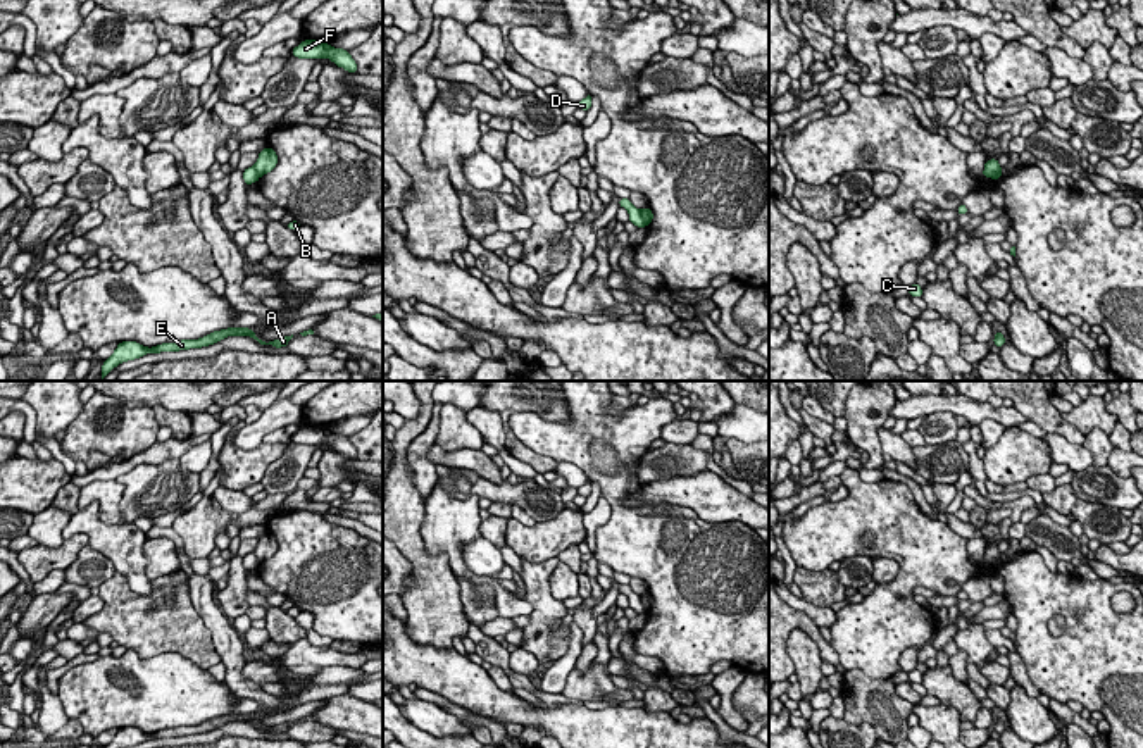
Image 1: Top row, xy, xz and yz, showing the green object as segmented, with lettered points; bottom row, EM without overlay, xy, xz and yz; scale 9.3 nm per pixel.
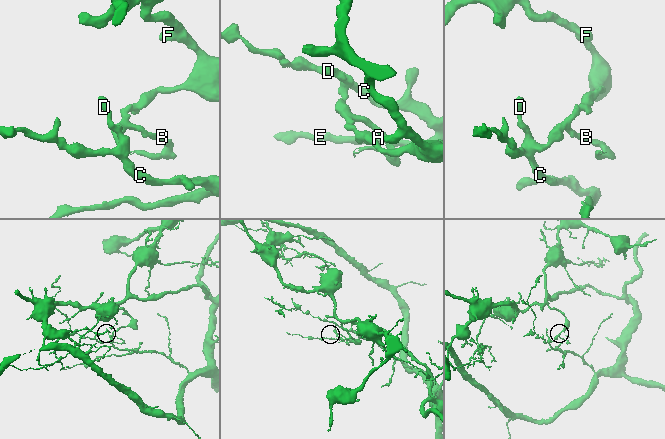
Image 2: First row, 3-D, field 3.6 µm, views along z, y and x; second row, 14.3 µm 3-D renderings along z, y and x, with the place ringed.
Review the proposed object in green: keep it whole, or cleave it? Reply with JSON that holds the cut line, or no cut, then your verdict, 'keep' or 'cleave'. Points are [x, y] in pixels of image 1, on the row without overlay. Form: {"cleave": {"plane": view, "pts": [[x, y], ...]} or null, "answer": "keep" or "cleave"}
{"cleave": {"plane": "xy", "pts": [[254, 552], [259, 562]]}, "answer": "cleave"}

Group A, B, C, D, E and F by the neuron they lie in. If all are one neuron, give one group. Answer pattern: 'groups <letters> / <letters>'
groups A B C D E / F

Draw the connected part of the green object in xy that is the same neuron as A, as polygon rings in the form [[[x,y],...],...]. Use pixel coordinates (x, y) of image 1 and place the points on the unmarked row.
[[[228,714],[228,715],[221,715],[221,717],[214,717],[203,724],[198,726],[181,726],[181,727],[174,727],[174,729],[162,729],[157,732],[143,732],[138,727],[121,727],[117,731],[117,734],[114,736],[114,739],[105,746],[105,748],[128,748],[128,746],[134,746],[140,745],[147,739],[160,739],[160,738],[179,738],[179,736],[190,736],[190,734],[202,734],[202,732],[209,732],[214,731],[228,722],[250,722],[252,726],[255,726],[259,731],[267,732],[272,731],[274,734],[284,734],[288,731],[288,727],[293,724],[291,722],[284,722],[279,726],[272,726],[272,727],[262,727],[260,724],[255,722],[255,717],[248,715],[248,714]]]

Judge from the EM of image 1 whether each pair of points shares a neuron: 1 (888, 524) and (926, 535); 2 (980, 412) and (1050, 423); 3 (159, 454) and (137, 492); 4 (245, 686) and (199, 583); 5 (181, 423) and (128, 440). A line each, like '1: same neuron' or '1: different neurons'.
1: same neuron
2: different neurons
3: different neurons
4: same neuron
5: different neurons

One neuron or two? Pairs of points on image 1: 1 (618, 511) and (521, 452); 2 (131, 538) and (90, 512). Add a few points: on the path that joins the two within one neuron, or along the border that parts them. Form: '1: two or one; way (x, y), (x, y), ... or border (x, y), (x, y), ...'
1: two; border (521, 442), (555, 462)
2: one; way (119, 538), (109, 538), (95, 524)

